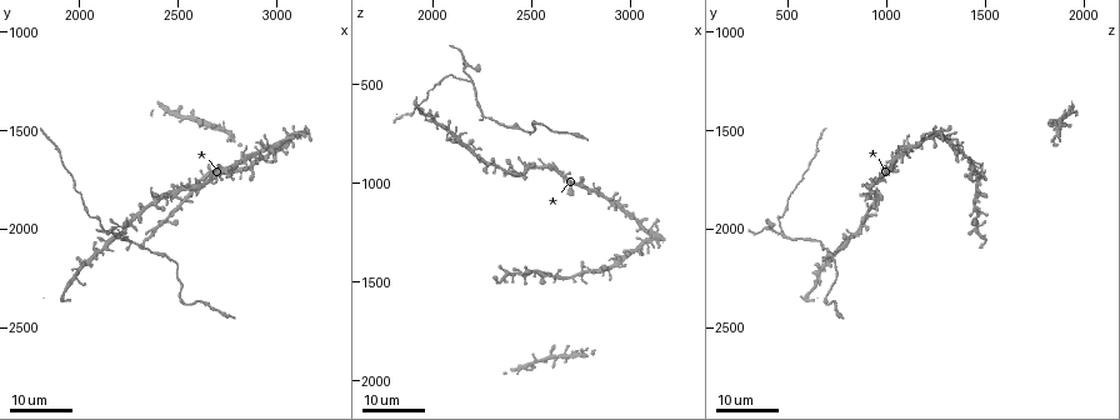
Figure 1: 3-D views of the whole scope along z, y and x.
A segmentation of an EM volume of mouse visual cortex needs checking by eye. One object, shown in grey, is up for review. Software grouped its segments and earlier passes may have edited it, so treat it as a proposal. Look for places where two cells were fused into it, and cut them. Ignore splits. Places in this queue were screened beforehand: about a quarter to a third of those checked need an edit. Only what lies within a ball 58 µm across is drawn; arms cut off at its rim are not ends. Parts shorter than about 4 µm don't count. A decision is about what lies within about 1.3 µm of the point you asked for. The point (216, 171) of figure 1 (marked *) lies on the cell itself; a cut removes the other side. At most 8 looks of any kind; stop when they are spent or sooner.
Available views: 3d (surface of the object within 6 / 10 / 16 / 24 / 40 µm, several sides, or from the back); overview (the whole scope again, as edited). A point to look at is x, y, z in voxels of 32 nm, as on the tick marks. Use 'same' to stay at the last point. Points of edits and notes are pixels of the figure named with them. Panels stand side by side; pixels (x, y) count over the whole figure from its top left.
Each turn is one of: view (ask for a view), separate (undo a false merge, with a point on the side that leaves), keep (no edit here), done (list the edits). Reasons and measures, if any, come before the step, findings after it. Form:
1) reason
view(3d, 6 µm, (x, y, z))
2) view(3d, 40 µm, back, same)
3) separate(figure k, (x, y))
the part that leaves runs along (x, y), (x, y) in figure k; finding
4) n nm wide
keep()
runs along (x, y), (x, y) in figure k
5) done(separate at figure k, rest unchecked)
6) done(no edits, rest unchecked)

looks like a crossing
view(3d, 24 µm, (2120, 2110, 770))

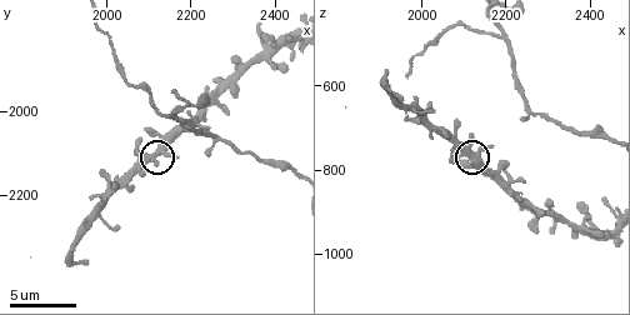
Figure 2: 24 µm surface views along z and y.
view(3d, 10 µm, (2120, 2095, 765))

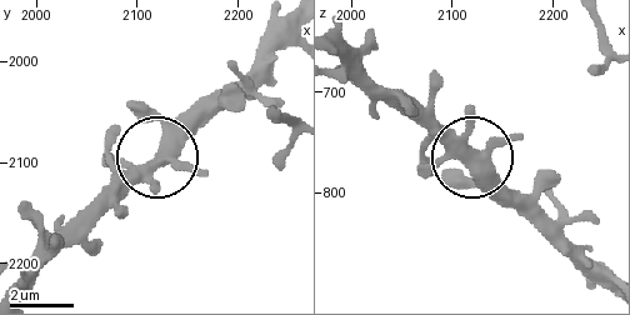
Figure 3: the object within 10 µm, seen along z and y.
side arm 16 µm; 5 arms
keep()
continuous, no second cell

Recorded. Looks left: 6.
side arm on a straight run
view(3d, 6 µm, (2270, 2065, 670))

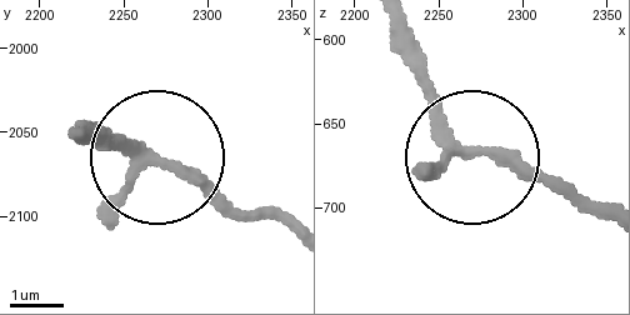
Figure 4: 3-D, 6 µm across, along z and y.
3 arms
keep()
one cell here

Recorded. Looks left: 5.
branch point
view(3d, 24 µm, (2180, 2030, 480))

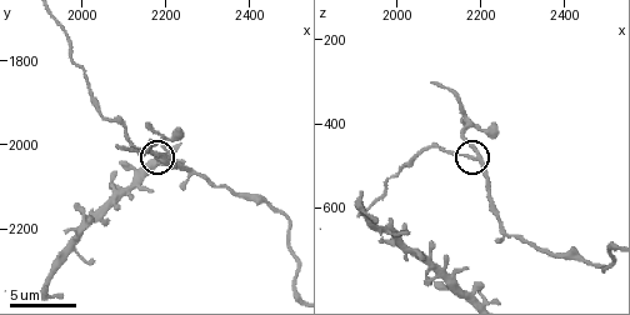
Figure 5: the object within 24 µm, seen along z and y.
view(3d, 6 µm, same)

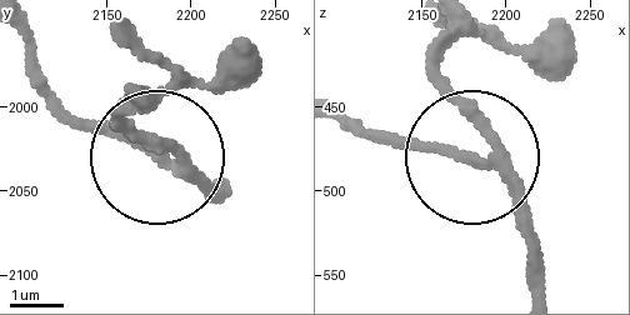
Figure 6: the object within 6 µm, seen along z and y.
220 nm wide
keep()
all the same cell

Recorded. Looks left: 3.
three-way junction
view(3d, 16 µm, (2770, 1720, 1490))

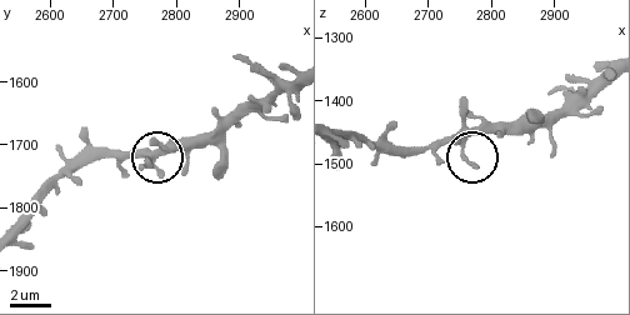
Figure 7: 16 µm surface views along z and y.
view(3d, 6 µm, same)

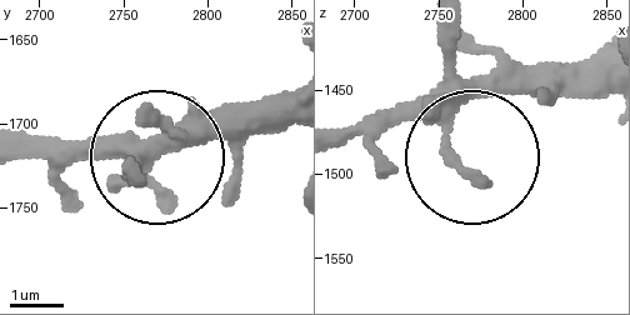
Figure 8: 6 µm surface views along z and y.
view(3d, 6 µm, back, same)

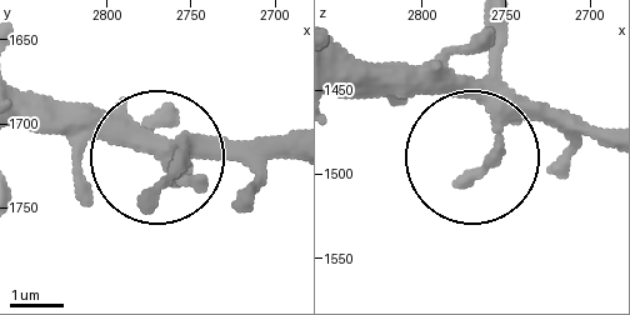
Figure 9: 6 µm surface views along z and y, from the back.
keep()
runs along (26, 93), (120, 111), (188, 165), (281, 160) in figure 9; continuous, no second cell

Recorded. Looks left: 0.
done(no edits, rest unchecked)

